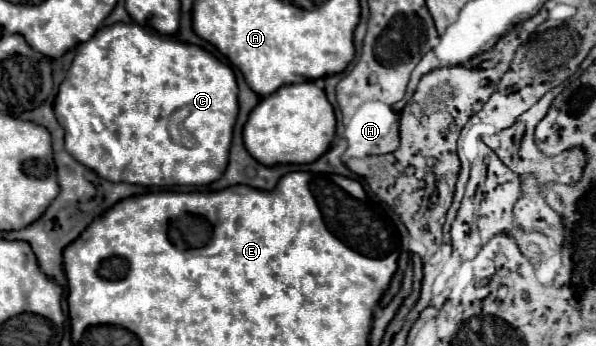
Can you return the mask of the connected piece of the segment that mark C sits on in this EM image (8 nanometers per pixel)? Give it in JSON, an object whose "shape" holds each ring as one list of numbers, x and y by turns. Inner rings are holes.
{"shape":[[116,23,108,27,100,27,98,33,86,41,86,45,78,45,78,51,74,55,74,61,66,73,66,79,62,81,56,101,54,101,54,113,58,123,64,127,64,147,66,151,86,165,88,169,96,171,100,177,112,181,112,183,136,183,146,187,174,187,174,185,208,185,216,181,228,163,228,149,232,142,233,127,238,115,238,87,234,73,228,65,220,63,212,53,204,51,202,47,176,41,176,37,160,35,156,31,148,31,136,23]]}

